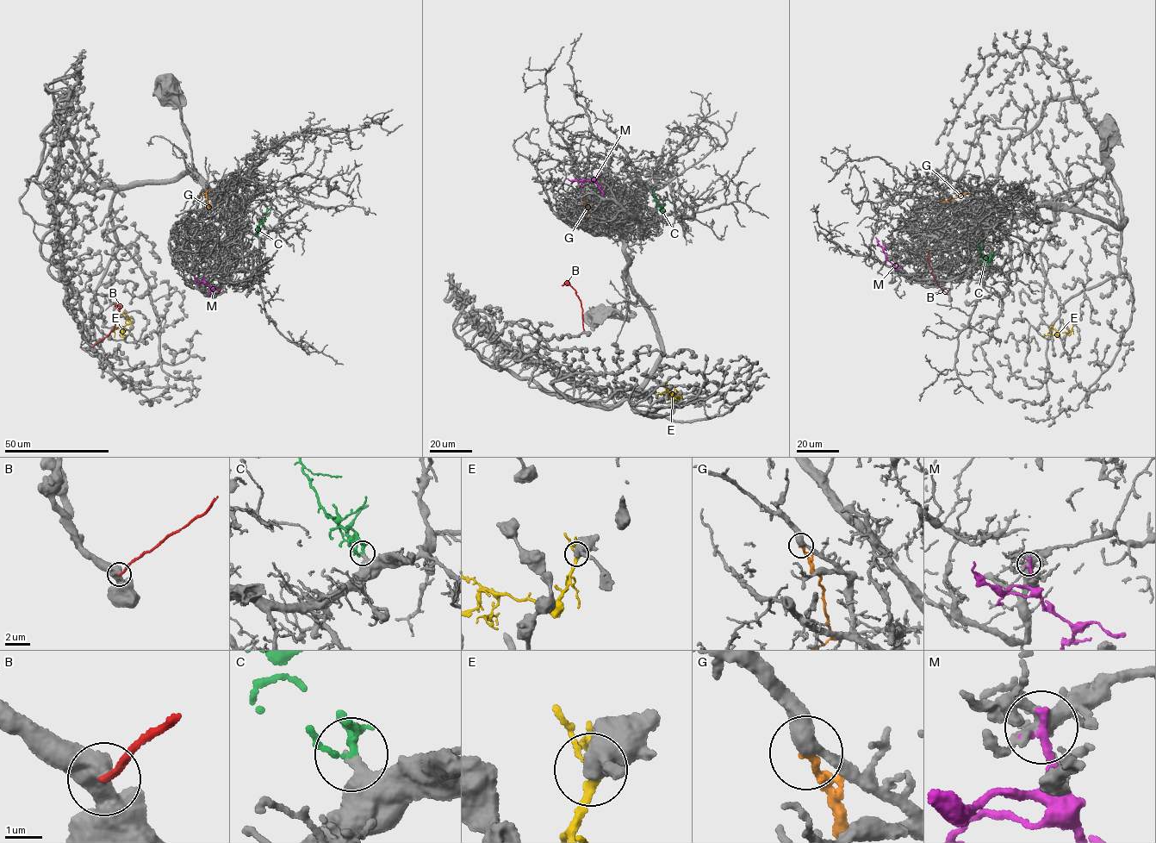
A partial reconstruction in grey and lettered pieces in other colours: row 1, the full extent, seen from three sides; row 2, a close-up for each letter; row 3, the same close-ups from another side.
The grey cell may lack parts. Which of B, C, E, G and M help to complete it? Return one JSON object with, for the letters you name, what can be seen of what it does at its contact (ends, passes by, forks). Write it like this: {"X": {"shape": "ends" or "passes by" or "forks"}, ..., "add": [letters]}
{"C": {"shape": "passes by"}, "add": ["C"]}

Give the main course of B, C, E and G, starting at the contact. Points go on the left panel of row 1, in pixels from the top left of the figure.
B: (93, 346), (108, 335), (119, 317), (119, 307), (114, 304)
C: (257, 234), (261, 221), (272, 207)
E: (125, 314), (128, 324), (114, 329), (114, 337)
G: (208, 209), (206, 193), (202, 193)

